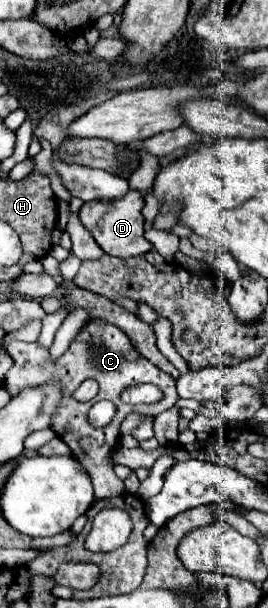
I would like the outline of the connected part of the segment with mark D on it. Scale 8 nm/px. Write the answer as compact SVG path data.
M129 190L127 196L123 196L121 200L85 202L79 210L79 220L93 234L95 242L105 250L105 254L117 258L133 258L153 250L151 242L147 242L143 236L143 216L141 216L143 204L145 204L143 196L135 190Z

